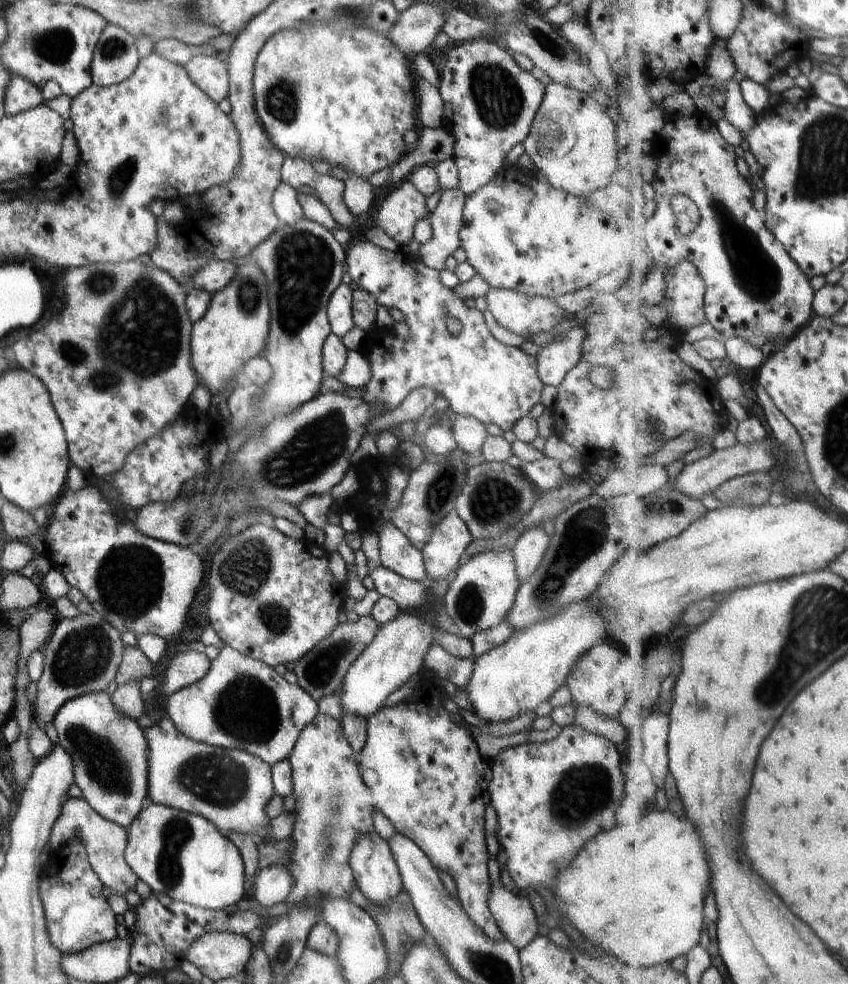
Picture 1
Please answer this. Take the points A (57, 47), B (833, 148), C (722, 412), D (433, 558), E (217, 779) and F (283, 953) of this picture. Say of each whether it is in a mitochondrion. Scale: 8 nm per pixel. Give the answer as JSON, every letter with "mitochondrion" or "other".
{"A":"mitochondrion","B":"mitochondrion","C":"other","D":"other","E":"mitochondrion","F":"mitochondrion"}

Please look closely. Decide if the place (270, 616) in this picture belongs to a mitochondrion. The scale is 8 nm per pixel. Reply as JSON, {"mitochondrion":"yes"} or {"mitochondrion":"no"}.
{"mitochondrion":"yes"}

